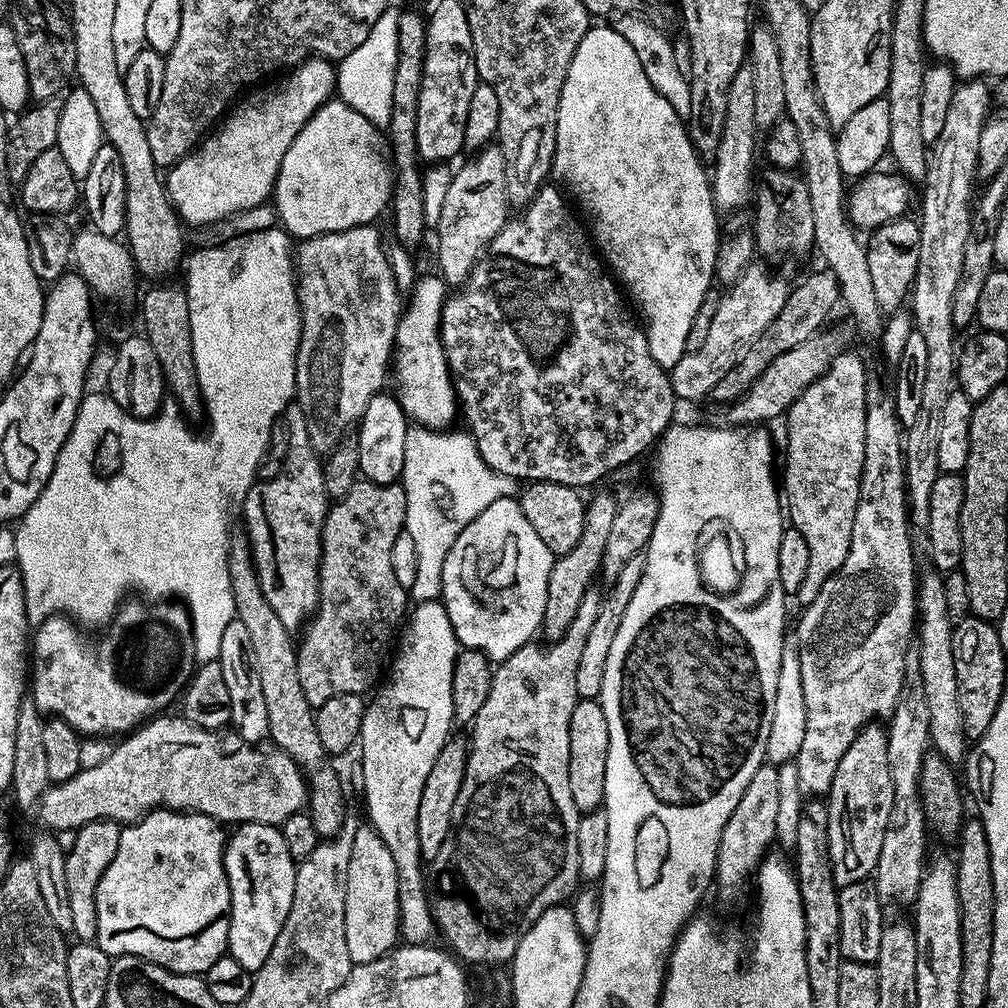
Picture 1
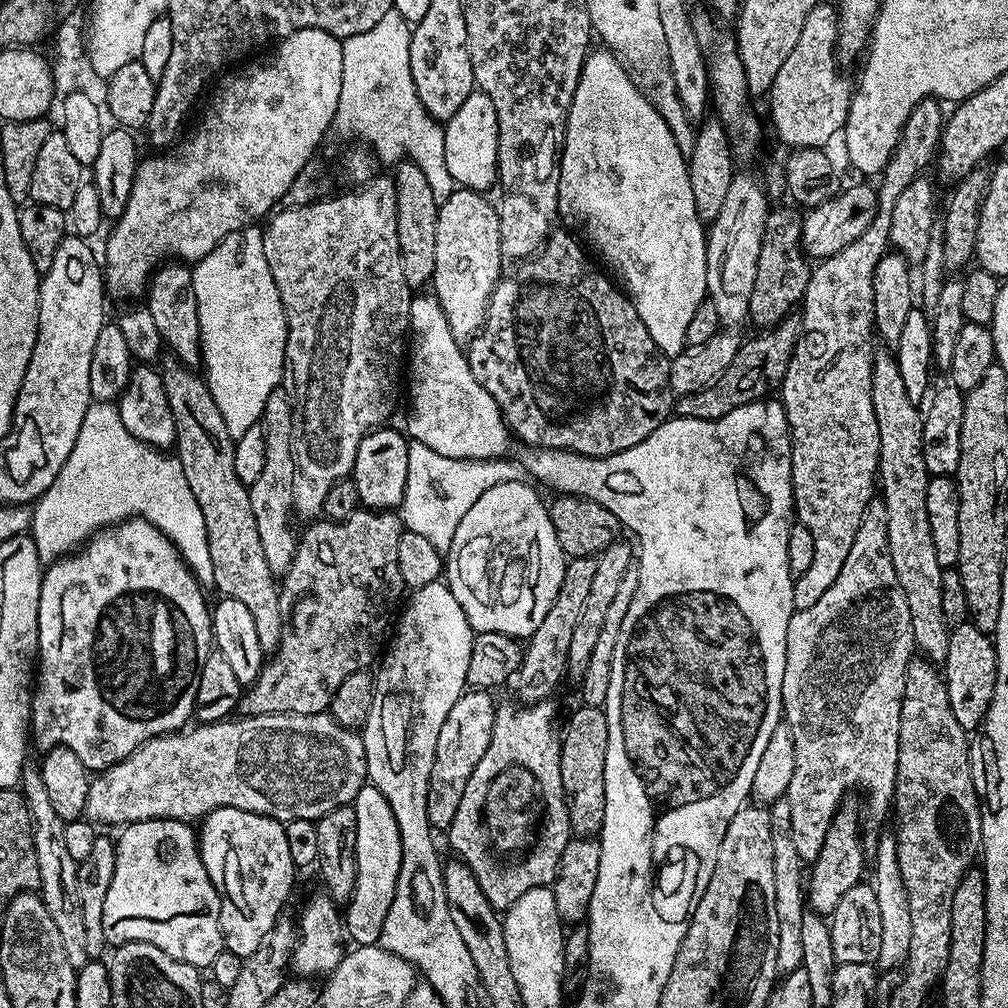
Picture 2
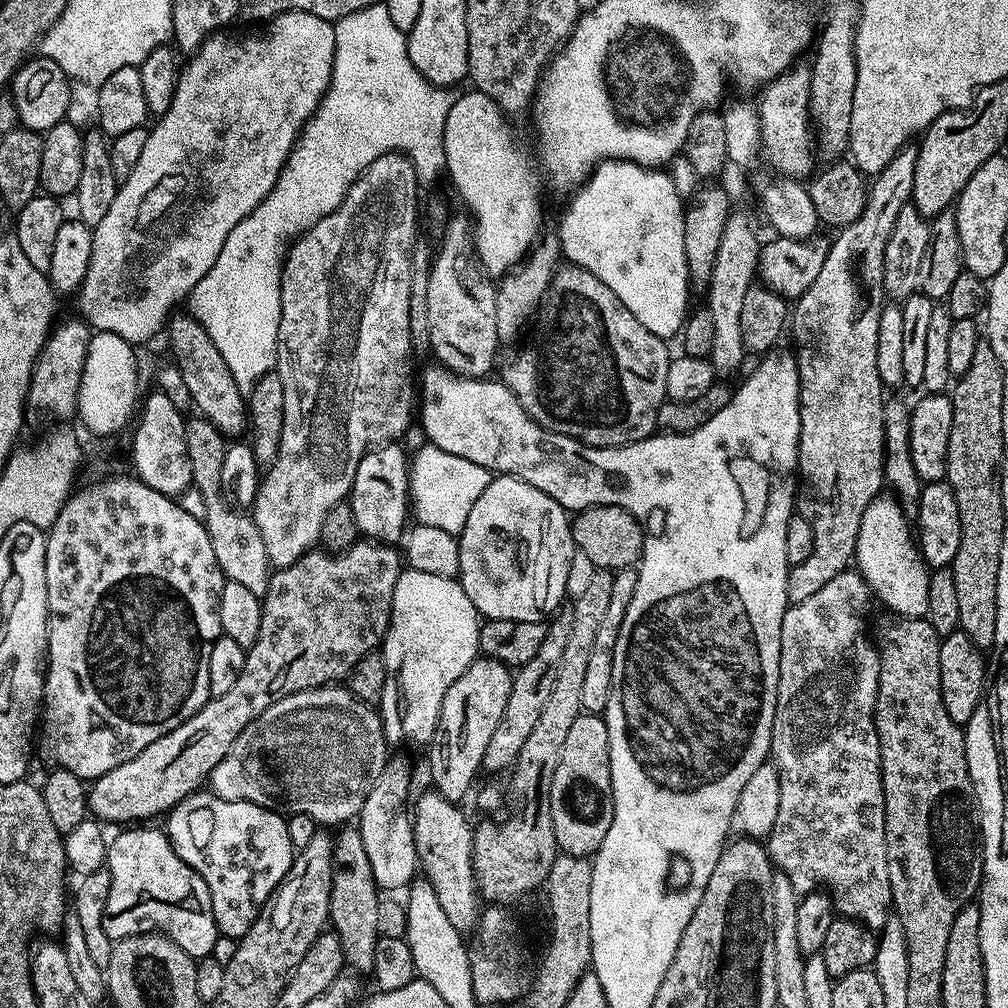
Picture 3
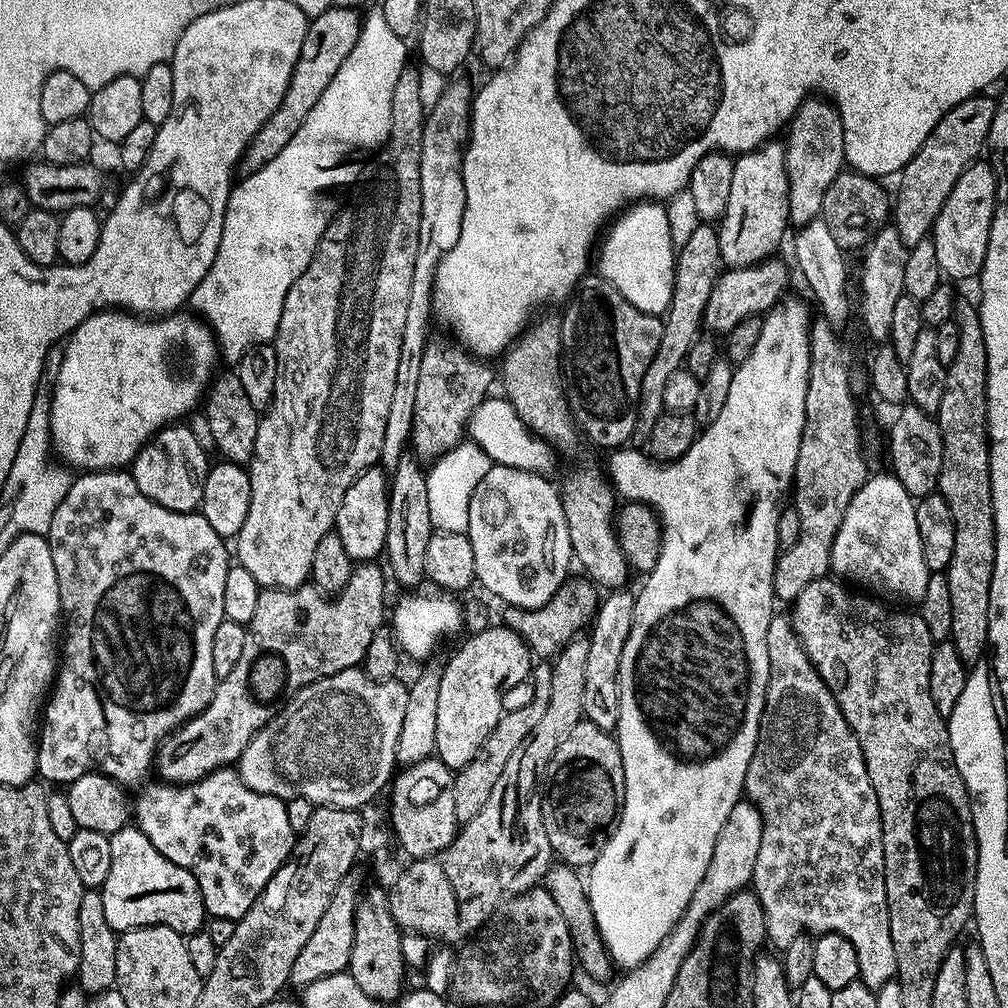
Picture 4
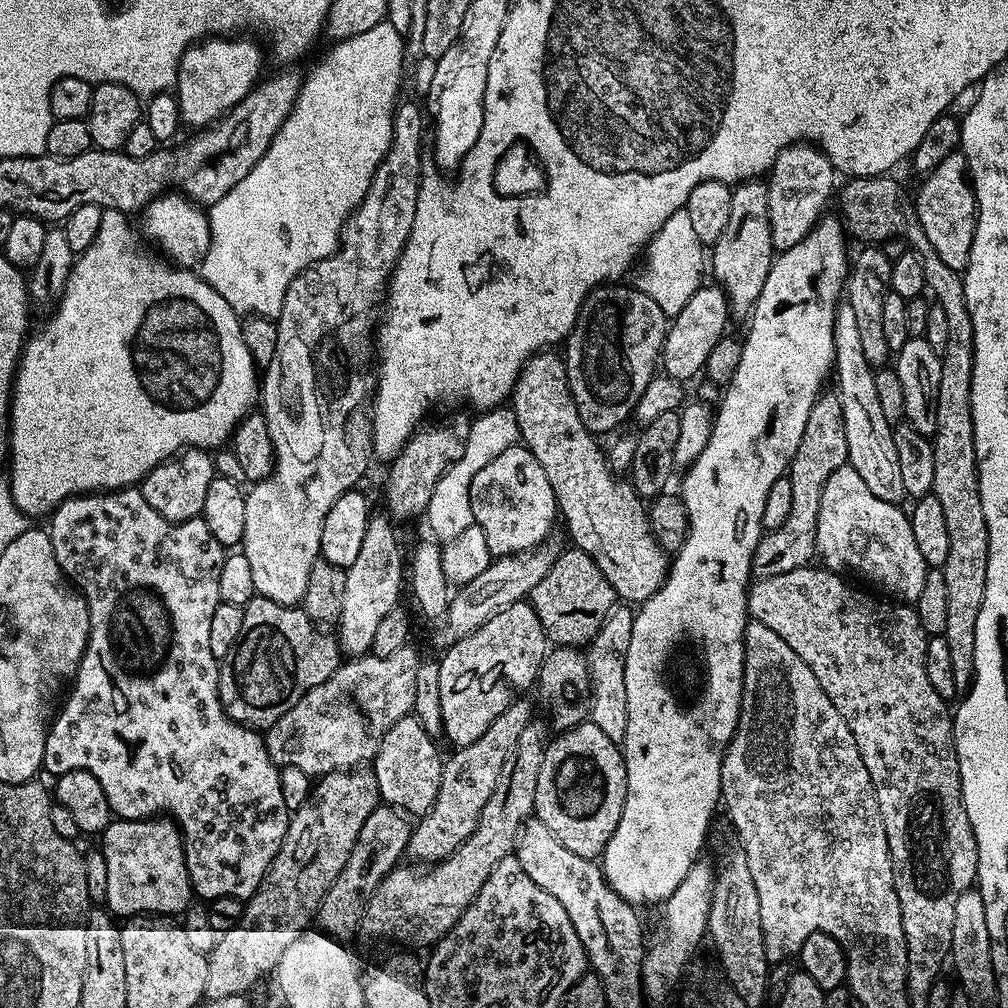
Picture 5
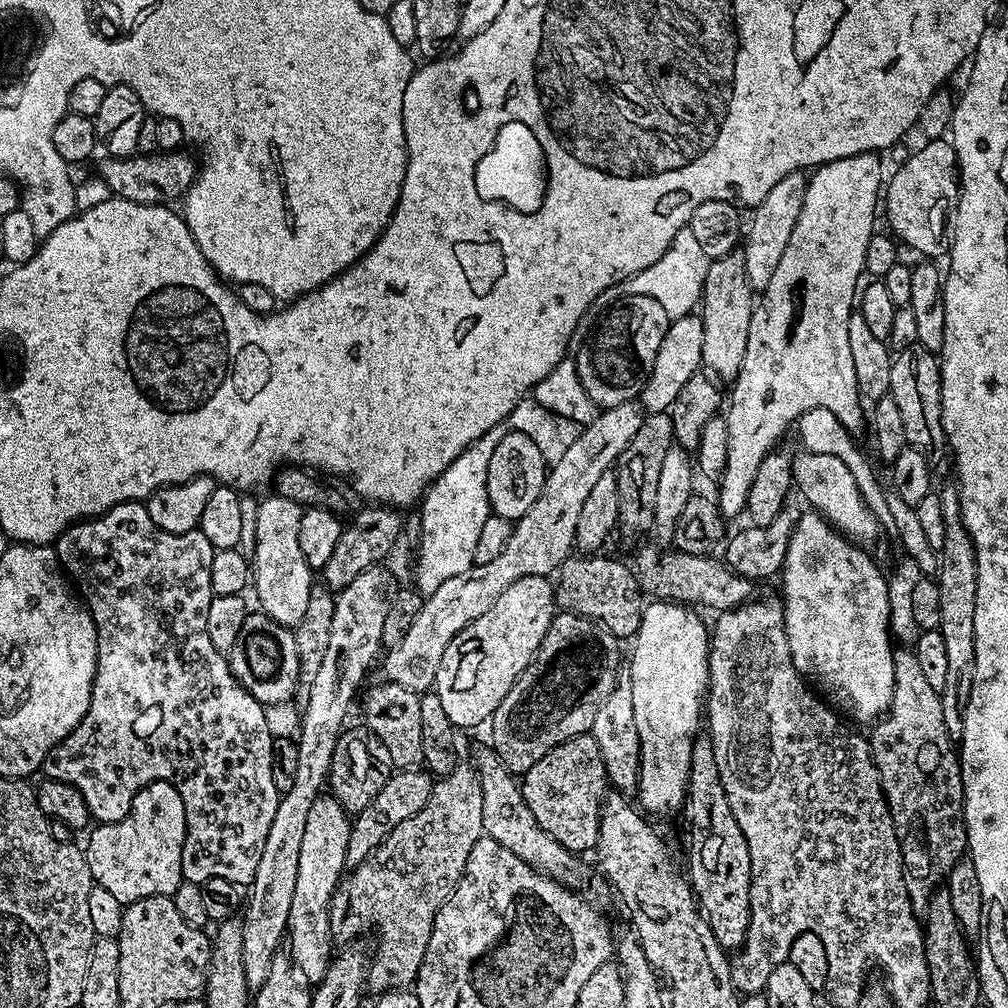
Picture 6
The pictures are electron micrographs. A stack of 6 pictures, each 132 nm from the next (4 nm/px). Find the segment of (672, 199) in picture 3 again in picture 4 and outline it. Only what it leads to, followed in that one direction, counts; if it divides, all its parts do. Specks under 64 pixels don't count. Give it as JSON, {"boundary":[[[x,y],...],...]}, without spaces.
{"boundary":[[[637,202],[623,209],[611,221],[607,232],[598,244],[599,275],[613,284],[618,294],[630,302],[630,306],[651,316],[663,317],[674,290],[677,254],[670,238],[670,222],[666,218],[665,205],[660,202]]]}

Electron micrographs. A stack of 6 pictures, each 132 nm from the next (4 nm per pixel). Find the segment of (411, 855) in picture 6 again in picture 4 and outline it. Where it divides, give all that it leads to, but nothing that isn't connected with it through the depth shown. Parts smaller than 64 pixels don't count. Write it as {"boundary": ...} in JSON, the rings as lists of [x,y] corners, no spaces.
{"boundary":[[[540,662],[533,667],[530,673],[530,685],[532,684],[532,701],[524,704],[521,708],[509,707],[504,715],[500,717],[498,726],[482,742],[478,754],[464,768],[455,773],[456,781],[454,782],[454,802],[456,803],[456,819],[461,825],[470,822],[482,806],[490,798],[490,793],[494,791],[494,785],[498,782],[498,774],[502,774],[506,762],[510,762],[510,754],[518,750],[518,746],[538,726],[542,719],[542,714],[546,714],[546,706],[550,706],[550,678],[552,677],[552,665],[548,662]]]}

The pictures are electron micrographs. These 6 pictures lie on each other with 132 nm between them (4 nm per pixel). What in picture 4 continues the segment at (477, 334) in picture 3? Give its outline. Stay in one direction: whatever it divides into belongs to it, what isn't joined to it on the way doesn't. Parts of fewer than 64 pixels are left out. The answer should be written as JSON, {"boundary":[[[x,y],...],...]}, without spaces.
{"boundary":[[[429,339],[422,357],[410,441],[411,451],[421,462],[435,462],[462,443],[474,410],[478,410],[483,400],[489,399],[492,376],[494,380],[494,368],[488,365],[491,363],[473,356],[459,343],[448,340]]]}

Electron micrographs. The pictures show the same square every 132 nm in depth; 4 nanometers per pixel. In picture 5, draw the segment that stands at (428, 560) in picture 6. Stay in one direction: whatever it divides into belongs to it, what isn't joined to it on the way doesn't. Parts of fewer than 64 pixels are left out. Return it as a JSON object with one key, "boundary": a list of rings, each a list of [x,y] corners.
{"boundary":[[[501,406],[491,410],[484,410],[480,416],[470,423],[470,434],[466,438],[466,450],[462,450],[462,458],[454,462],[442,474],[438,486],[434,486],[434,498],[430,498],[430,506],[426,513],[426,521],[432,527],[431,535],[437,541],[443,542],[452,538],[458,538],[462,530],[466,530],[474,523],[470,510],[470,482],[474,482],[474,474],[482,470],[502,454],[502,450],[515,448],[521,443],[518,422],[514,418],[511,407]]]}

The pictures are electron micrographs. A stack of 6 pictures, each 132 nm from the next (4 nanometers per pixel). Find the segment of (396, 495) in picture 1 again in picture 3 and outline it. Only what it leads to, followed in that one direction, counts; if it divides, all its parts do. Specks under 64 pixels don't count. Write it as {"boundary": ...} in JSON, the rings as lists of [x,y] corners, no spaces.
{"boundary":[[[361,538],[352,544],[345,552],[330,552],[327,550],[313,550],[307,552],[302,558],[298,558],[289,568],[277,568],[268,577],[268,593],[262,598],[264,605],[264,613],[262,614],[262,626],[258,630],[258,638],[254,642],[254,646],[247,649],[244,658],[244,669],[242,674],[238,674],[238,682],[234,682],[234,686],[227,694],[214,696],[209,699],[207,704],[202,705],[196,713],[193,714],[186,722],[182,722],[174,730],[170,730],[166,734],[162,734],[162,738],[158,738],[154,742],[150,742],[150,746],[146,746],[146,750],[142,750],[142,754],[138,754],[134,758],[130,758],[126,762],[122,762],[122,766],[114,766],[114,770],[106,770],[106,774],[102,774],[98,779],[91,781],[88,788],[88,811],[97,821],[108,824],[124,824],[120,826],[132,826],[137,822],[148,822],[151,816],[163,817],[172,811],[176,805],[180,804],[186,797],[191,796],[193,792],[201,787],[200,784],[211,777],[214,766],[218,766],[218,762],[222,762],[222,758],[226,758],[226,754],[230,750],[230,746],[234,746],[234,742],[238,738],[238,734],[242,734],[242,730],[246,730],[246,726],[250,726],[250,722],[254,722],[254,718],[258,718],[267,710],[274,702],[278,702],[282,698],[286,698],[295,692],[304,692],[308,688],[323,688],[325,686],[335,685],[337,682],[343,681],[347,677],[348,672],[360,661],[363,656],[369,652],[377,651],[381,647],[383,638],[388,633],[388,624],[392,621],[392,603],[394,602],[394,586],[398,582],[402,571],[402,556],[399,551],[391,544],[378,544],[375,540]]]}

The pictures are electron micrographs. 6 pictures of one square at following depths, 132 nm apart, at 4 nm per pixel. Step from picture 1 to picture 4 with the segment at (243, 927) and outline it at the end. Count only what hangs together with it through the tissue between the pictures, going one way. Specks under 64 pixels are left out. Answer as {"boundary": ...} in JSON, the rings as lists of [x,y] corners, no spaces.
{"boundary":[[[232,766],[217,768],[193,784],[177,786],[167,782],[155,783],[146,785],[140,797],[134,800],[134,820],[140,832],[150,838],[154,850],[194,874],[205,913],[209,917],[241,920],[254,906],[254,902],[260,899],[270,878],[274,878],[274,874],[292,854],[294,833],[290,817],[286,815],[285,801],[250,790],[250,786],[242,782],[239,771]]]}

